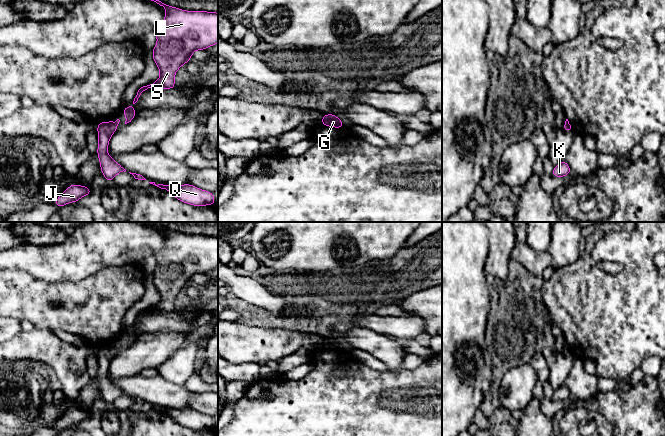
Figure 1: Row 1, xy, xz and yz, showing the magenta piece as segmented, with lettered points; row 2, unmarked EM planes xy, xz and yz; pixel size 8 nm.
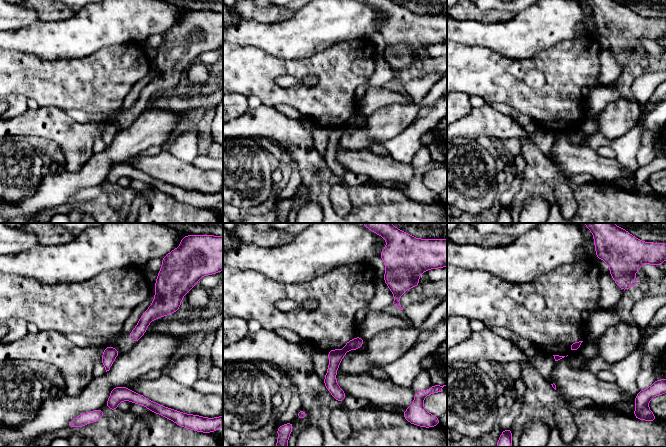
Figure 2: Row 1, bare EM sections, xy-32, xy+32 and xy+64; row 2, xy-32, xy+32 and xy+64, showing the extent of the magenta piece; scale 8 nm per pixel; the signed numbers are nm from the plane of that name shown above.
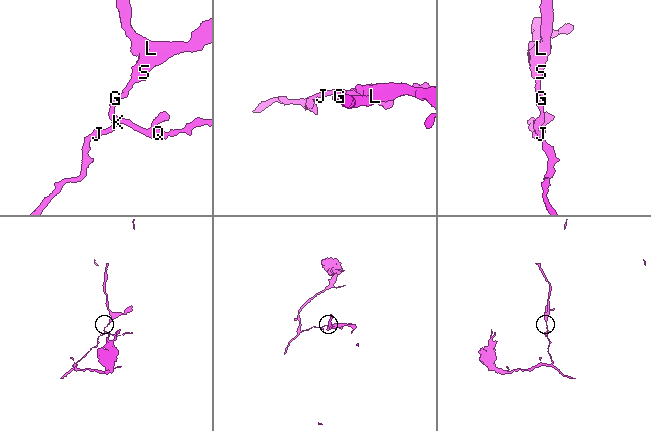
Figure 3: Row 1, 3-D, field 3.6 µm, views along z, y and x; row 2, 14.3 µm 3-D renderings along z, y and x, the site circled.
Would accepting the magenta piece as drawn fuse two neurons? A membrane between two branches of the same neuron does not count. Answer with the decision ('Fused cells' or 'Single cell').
Fused cells

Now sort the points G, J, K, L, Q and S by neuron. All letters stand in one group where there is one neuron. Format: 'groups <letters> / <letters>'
groups G J K Q / L S

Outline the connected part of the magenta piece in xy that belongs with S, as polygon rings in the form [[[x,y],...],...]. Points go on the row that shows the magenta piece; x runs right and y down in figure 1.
[[[159,0],[151,1],[163,6],[166,12],[163,24],[154,31],[157,36],[157,44],[152,50],[153,60],[160,70],[160,78],[150,85],[141,87],[134,98],[133,104],[123,108],[126,117],[125,124],[131,122],[135,118],[136,112],[133,105],[138,101],[143,91],[148,88],[155,90],[163,88],[174,89],[176,86],[174,82],[175,73],[183,64],[191,60],[192,53],[195,50],[204,50],[218,43],[218,13],[185,11],[166,5]]]

